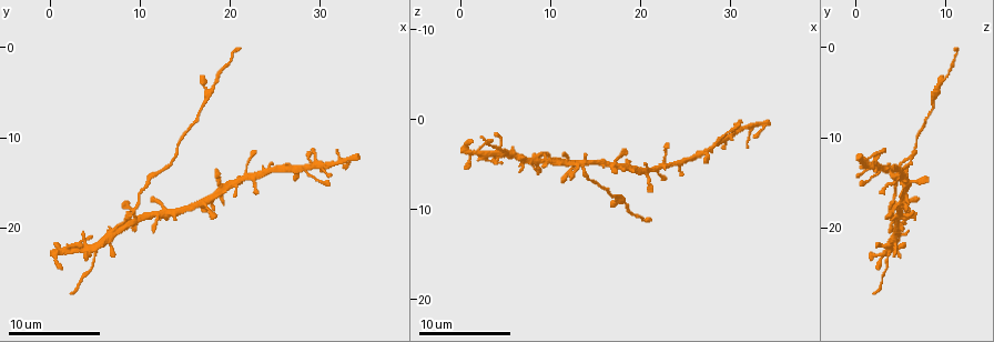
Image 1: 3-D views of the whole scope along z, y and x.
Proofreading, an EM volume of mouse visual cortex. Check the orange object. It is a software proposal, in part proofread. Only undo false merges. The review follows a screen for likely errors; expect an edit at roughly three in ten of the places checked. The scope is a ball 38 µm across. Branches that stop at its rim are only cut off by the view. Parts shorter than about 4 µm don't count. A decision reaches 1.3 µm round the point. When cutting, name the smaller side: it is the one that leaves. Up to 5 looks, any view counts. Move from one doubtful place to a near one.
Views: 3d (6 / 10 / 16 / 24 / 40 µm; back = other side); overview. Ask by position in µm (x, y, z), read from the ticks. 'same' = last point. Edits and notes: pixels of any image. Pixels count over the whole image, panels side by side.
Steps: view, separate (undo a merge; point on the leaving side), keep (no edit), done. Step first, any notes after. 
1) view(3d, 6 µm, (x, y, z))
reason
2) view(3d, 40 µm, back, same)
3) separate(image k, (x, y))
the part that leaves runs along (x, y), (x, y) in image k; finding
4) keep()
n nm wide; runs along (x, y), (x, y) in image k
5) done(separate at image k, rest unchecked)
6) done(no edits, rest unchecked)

view(3d, 10 µm, (5.2, 23.2, 3.8))
three arms meet

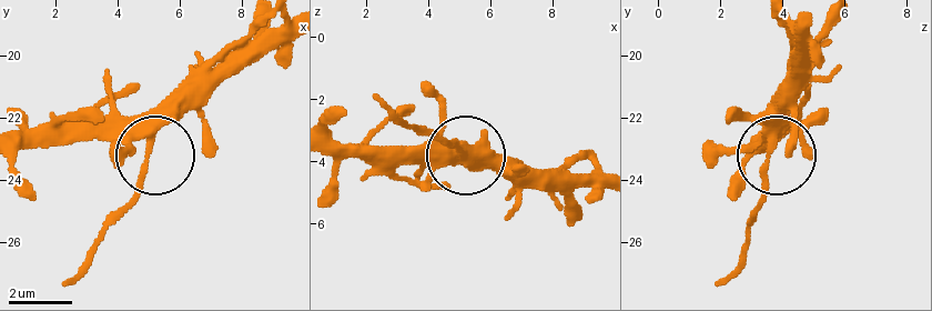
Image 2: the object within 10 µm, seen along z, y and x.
keep()
side arm 6 µm; runs along (603, 180), (515, 180), (429, 132) in image 2; continuous, no second neuron

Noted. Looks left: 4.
view(3d, 10 µm, (9.2, 18.4, 3.8))
arms part here

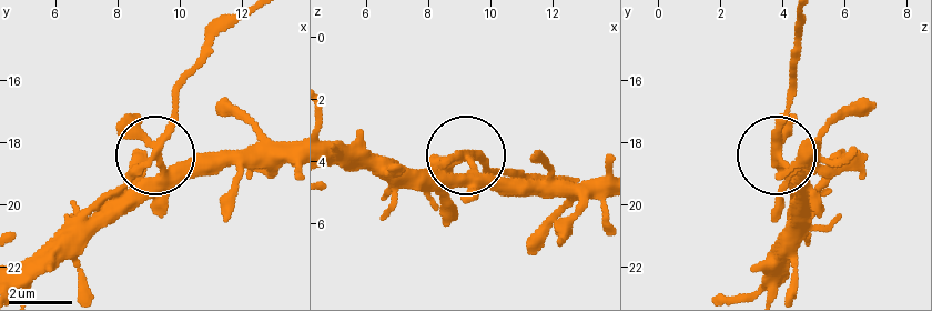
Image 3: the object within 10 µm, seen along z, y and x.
view(3d, 10 µm, back, (9.2, 18.5, 3.8))

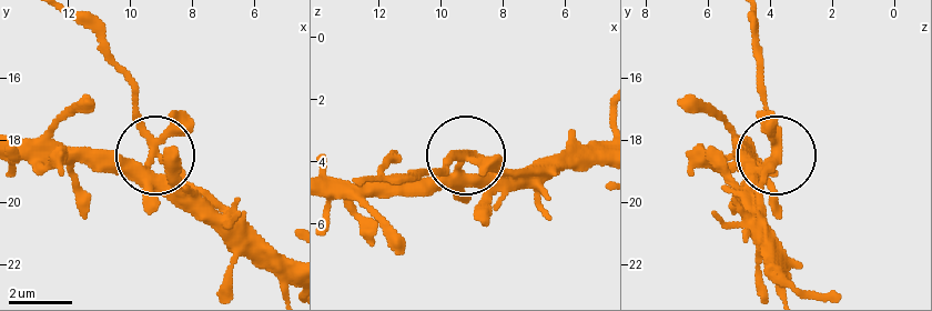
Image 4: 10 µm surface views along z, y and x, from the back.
keep()
3 arms; continuous, no second neuron

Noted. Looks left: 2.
view(3d, 10 µm, (18.0, 4.4, 9.0))
calibre changes

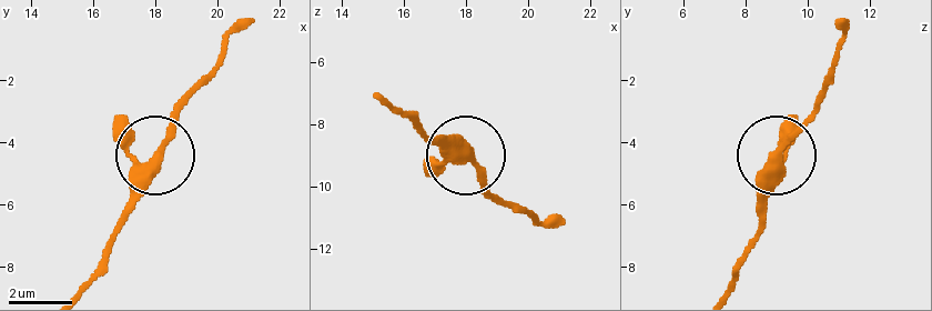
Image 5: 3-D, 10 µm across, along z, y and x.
view(3d, 6 µm, (18.2, 4.3, 9.1))
closer look

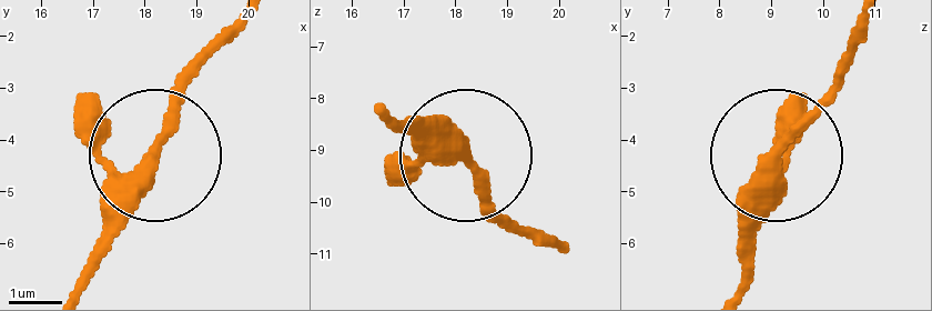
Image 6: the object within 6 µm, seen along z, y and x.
keep()
all the same neuron

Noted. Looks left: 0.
done(no edits, rest unchecked)

